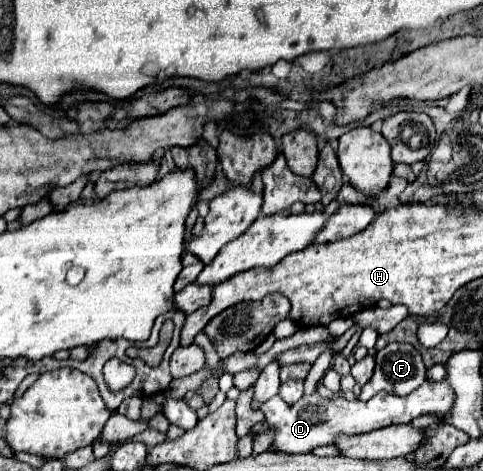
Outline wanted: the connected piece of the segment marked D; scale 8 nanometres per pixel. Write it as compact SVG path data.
M426 381L406 397L378 393L368 401L360 401L360 399L348 401L344 397L324 399L314 391L312 395L304 395L298 403L286 405L276 395L274 399L262 403L260 411L266 415L268 429L272 429L276 433L274 441L272 441L274 451L288 453L288 455L306 455L306 453L314 451L316 447L334 445L338 435L360 435L360 433L388 427L388 425L410 423L414 417L418 417L422 413L438 413L444 417L448 413L448 409L452 407L452 401L454 401L454 391L446 381L438 381L438 383Z

